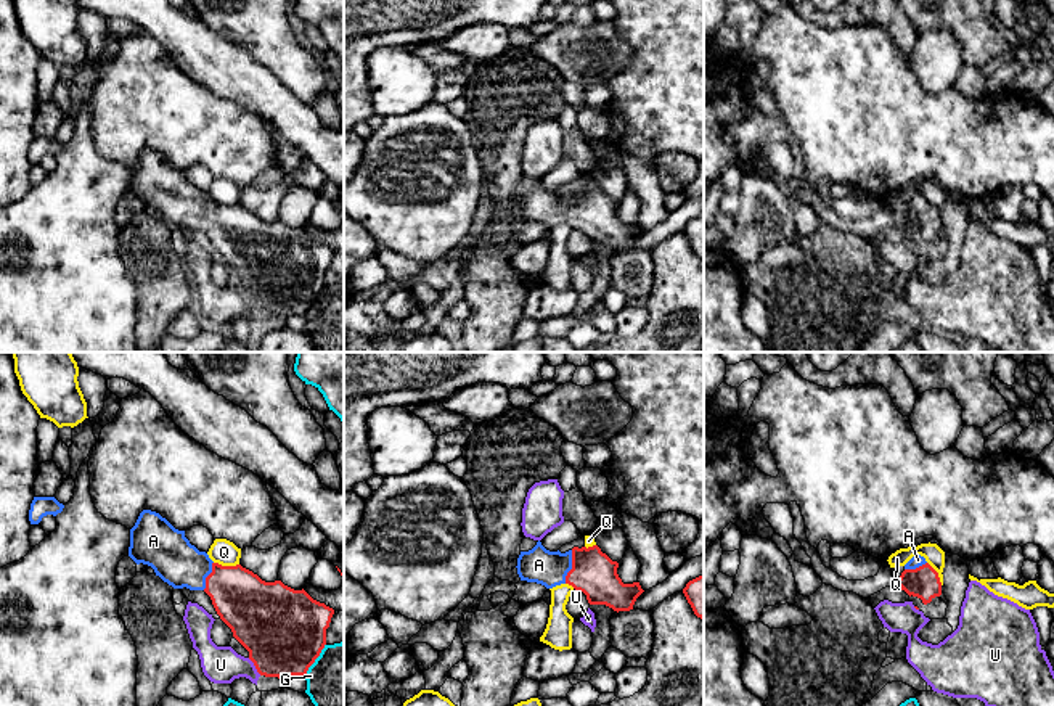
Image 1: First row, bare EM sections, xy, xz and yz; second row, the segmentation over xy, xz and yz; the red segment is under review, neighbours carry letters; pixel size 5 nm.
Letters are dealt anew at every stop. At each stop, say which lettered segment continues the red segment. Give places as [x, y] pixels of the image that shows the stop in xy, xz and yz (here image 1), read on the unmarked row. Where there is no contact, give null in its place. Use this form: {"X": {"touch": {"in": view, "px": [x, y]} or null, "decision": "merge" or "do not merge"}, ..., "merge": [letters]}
{"A": {"touch": {"in": "xz", "px": [572, 206]}, "decision": "merge"}, "G": {"touch": {"in": "xy", "px": [315, 298]}, "decision": "do not merge"}, "Q": {"touch": {"in": "xy", "px": [227, 206]}, "decision": "do not merge"}, "U": {"touch": {"in": "xy", "px": [254, 304]}, "decision": "do not merge"}, "merge": ["A"]}

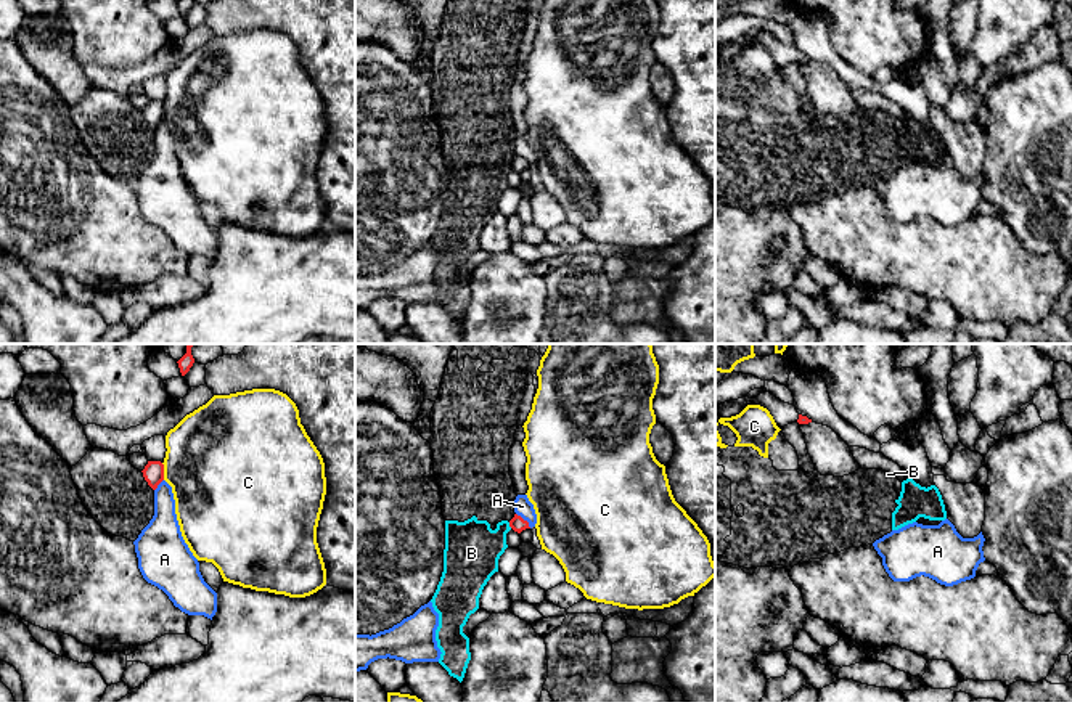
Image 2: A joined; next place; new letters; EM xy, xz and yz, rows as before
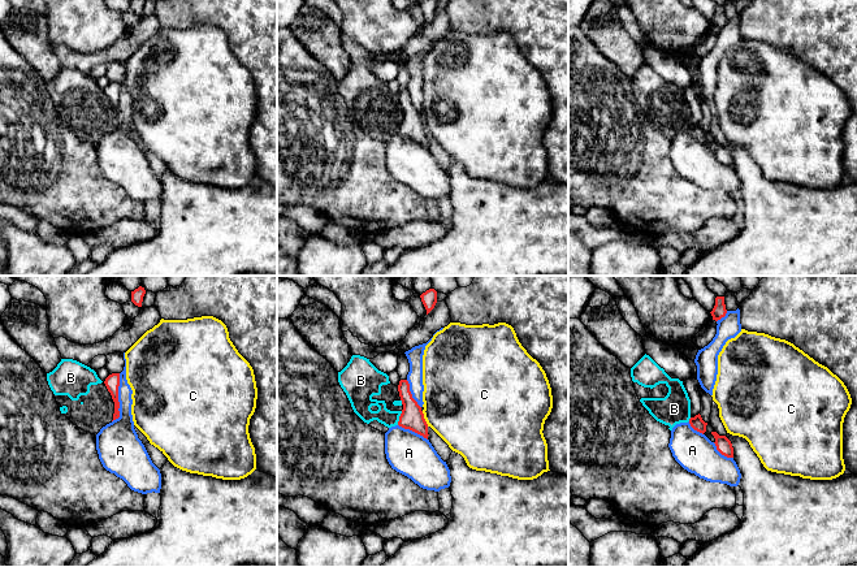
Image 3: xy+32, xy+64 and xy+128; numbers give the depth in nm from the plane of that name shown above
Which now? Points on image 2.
{"A": {"touch": {"in": "xz", "px": [523, 159]}, "decision": "do not merge"}, "B": {"touch": {"in": "xz", "px": [510, 166]}, "decision": "do not merge"}, "C": {"touch": {"in": "xy", "px": [163, 111]}, "decision": "do not merge"}, "merge": []}

